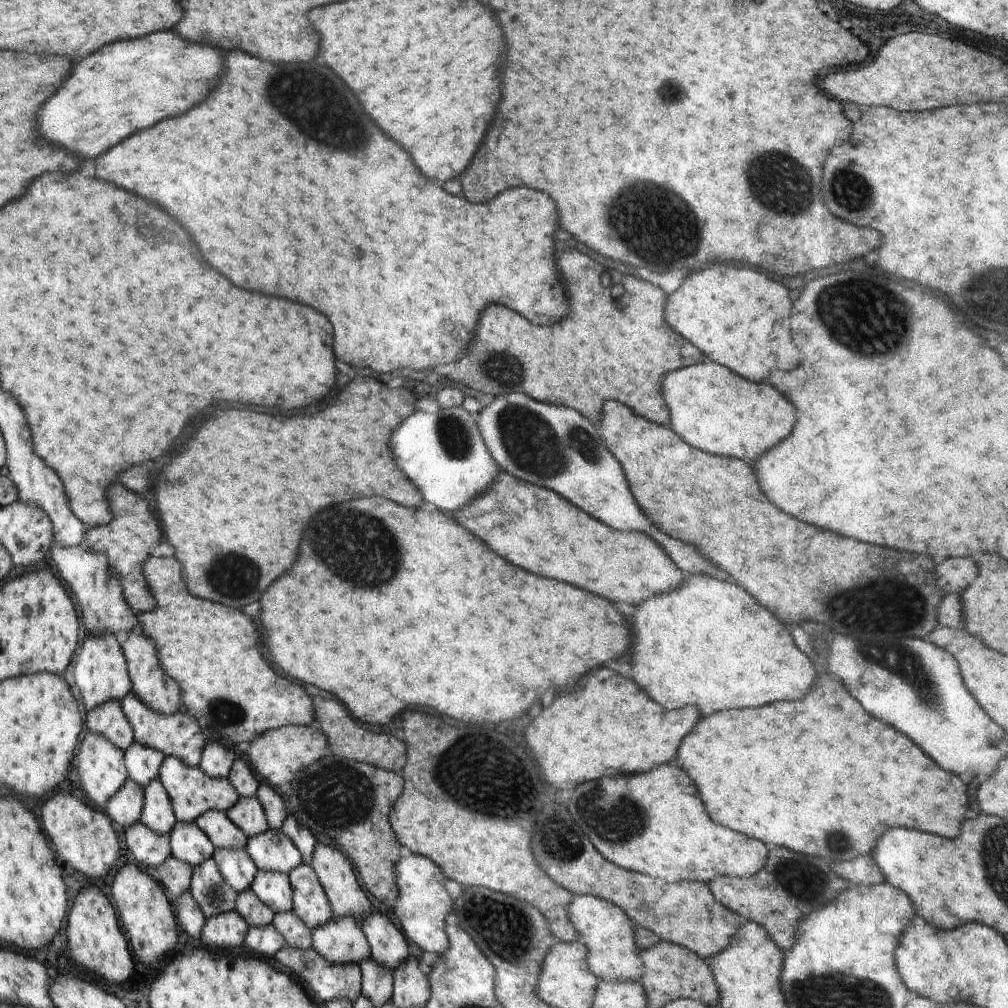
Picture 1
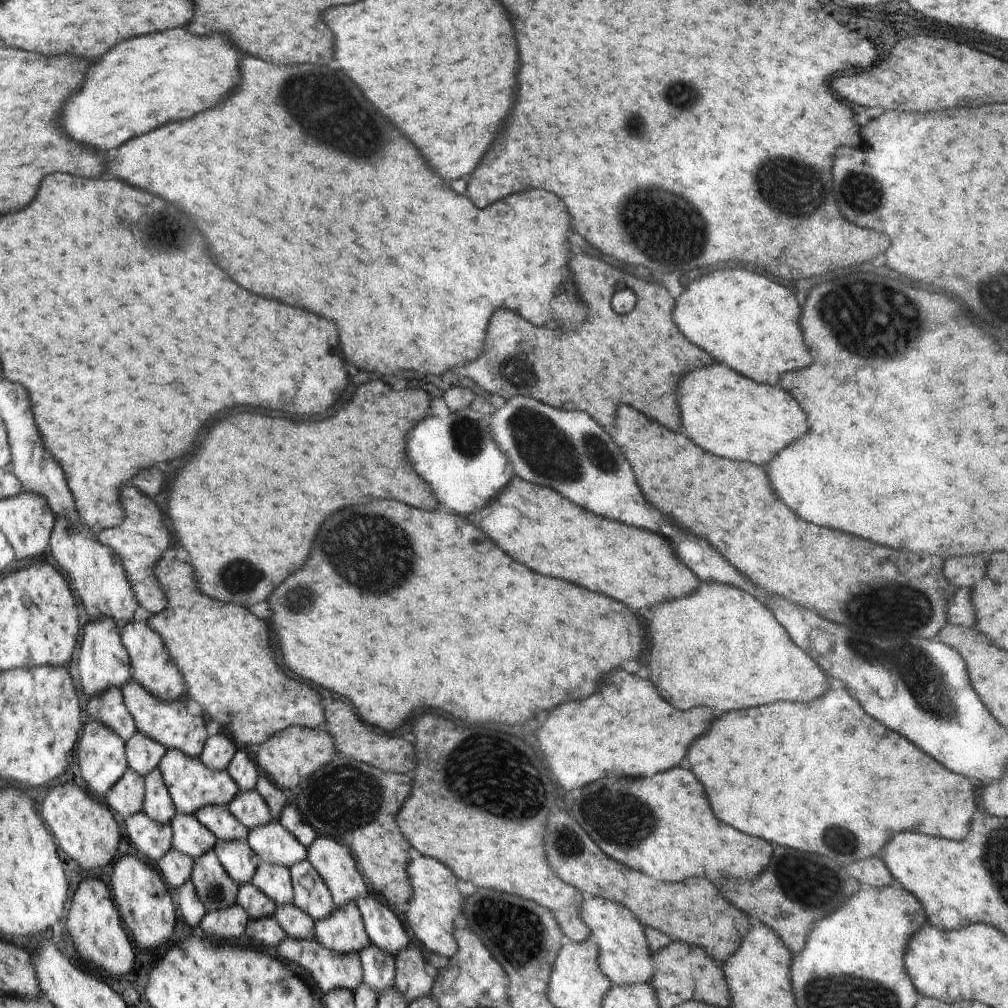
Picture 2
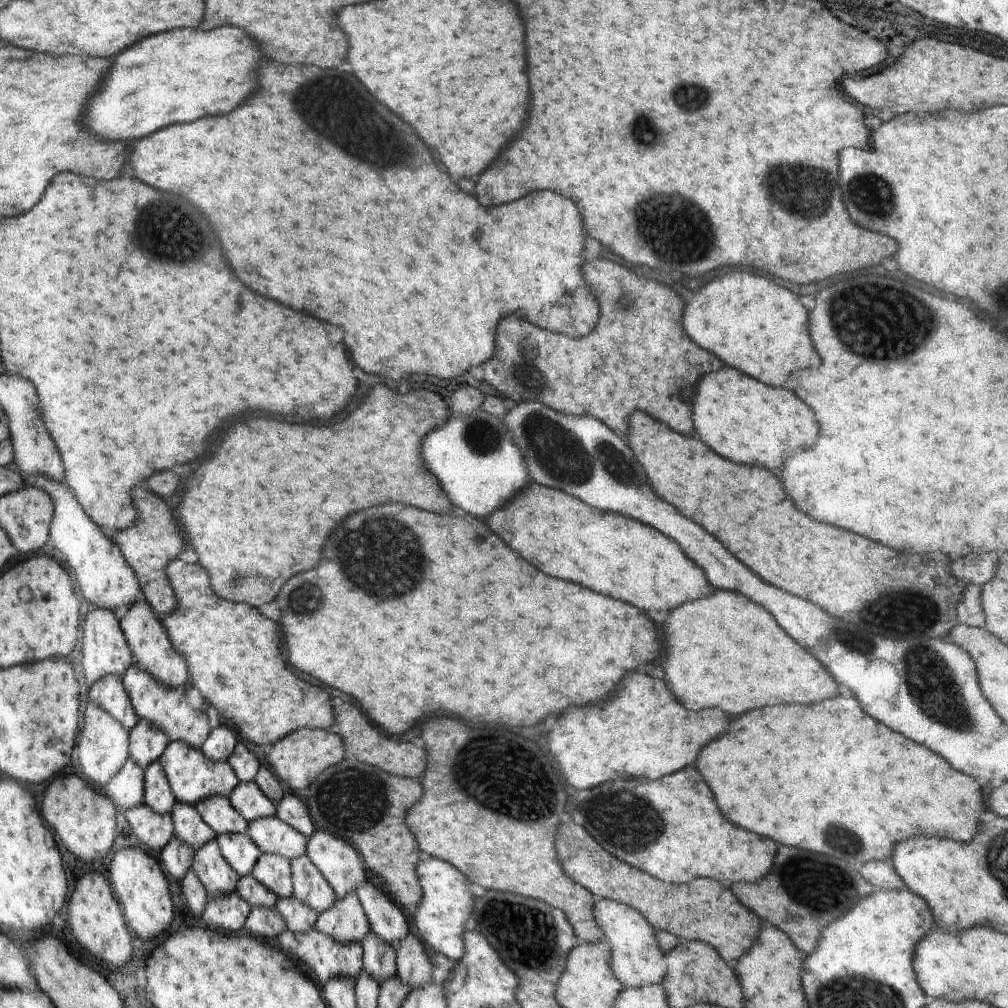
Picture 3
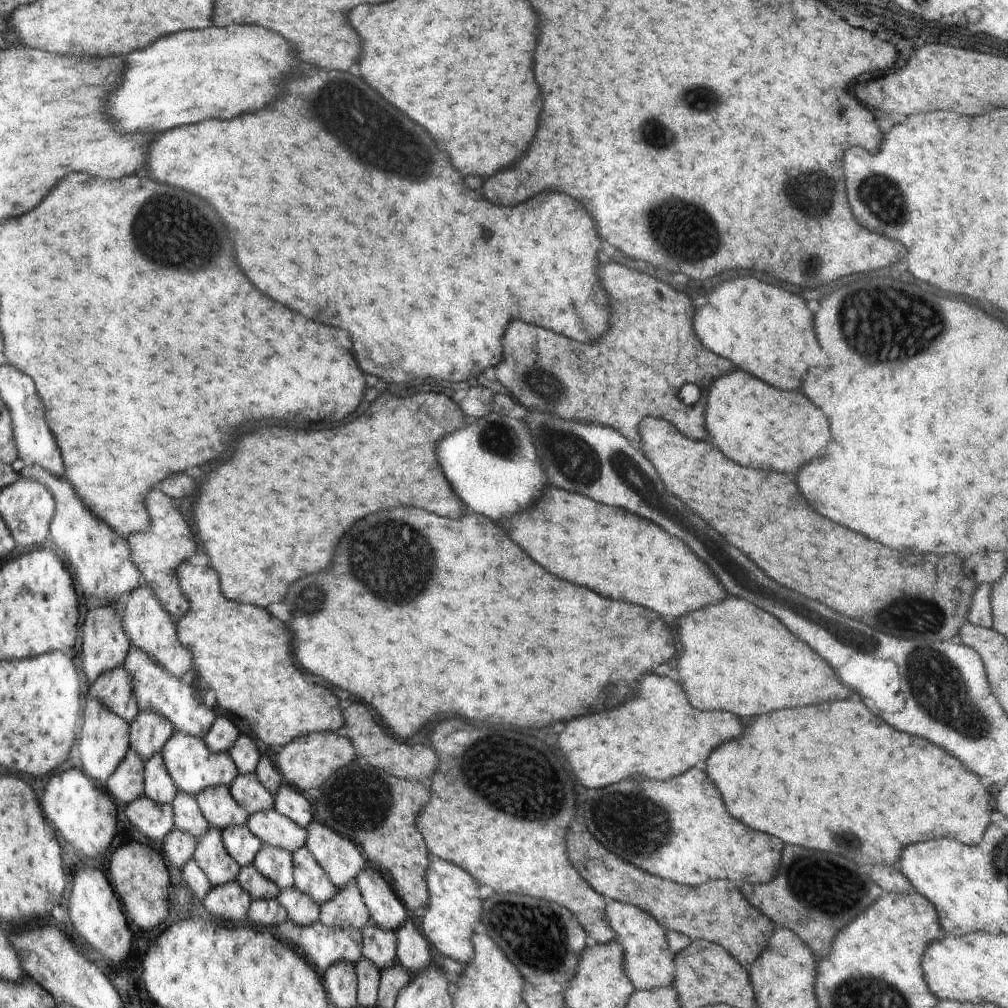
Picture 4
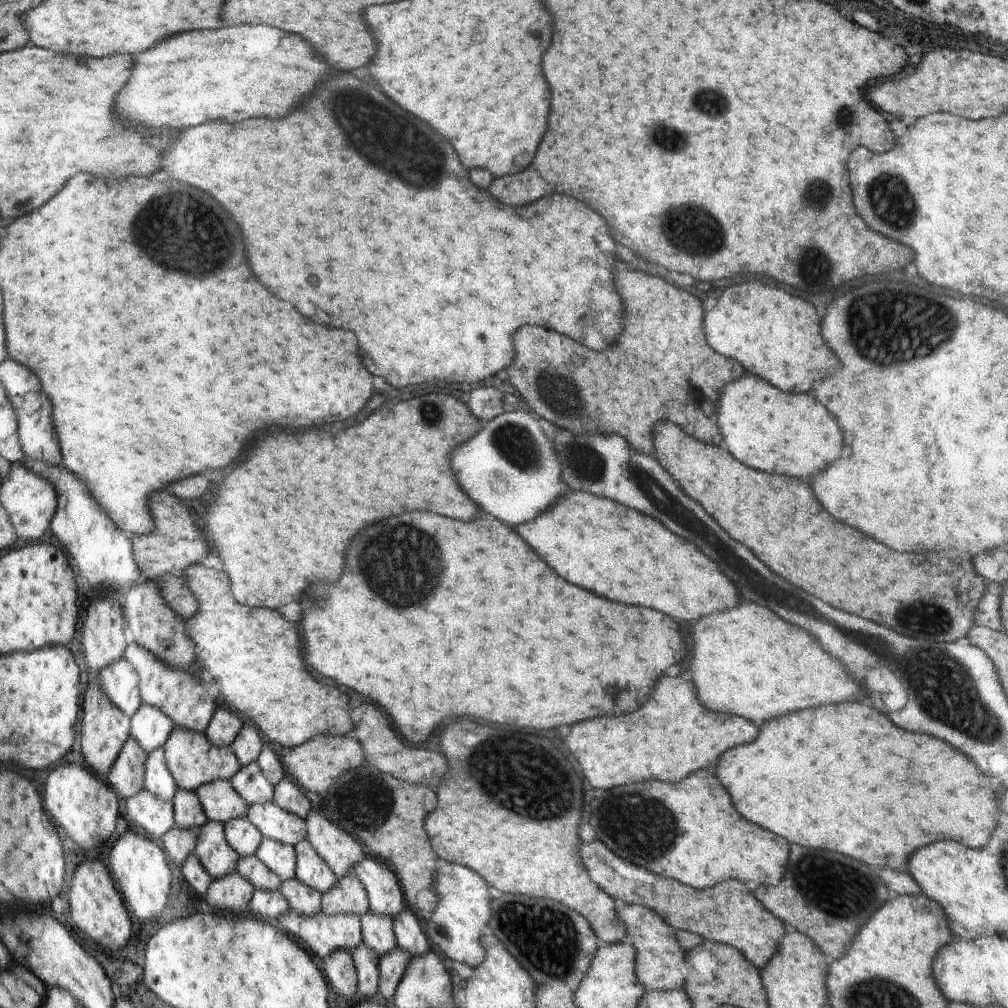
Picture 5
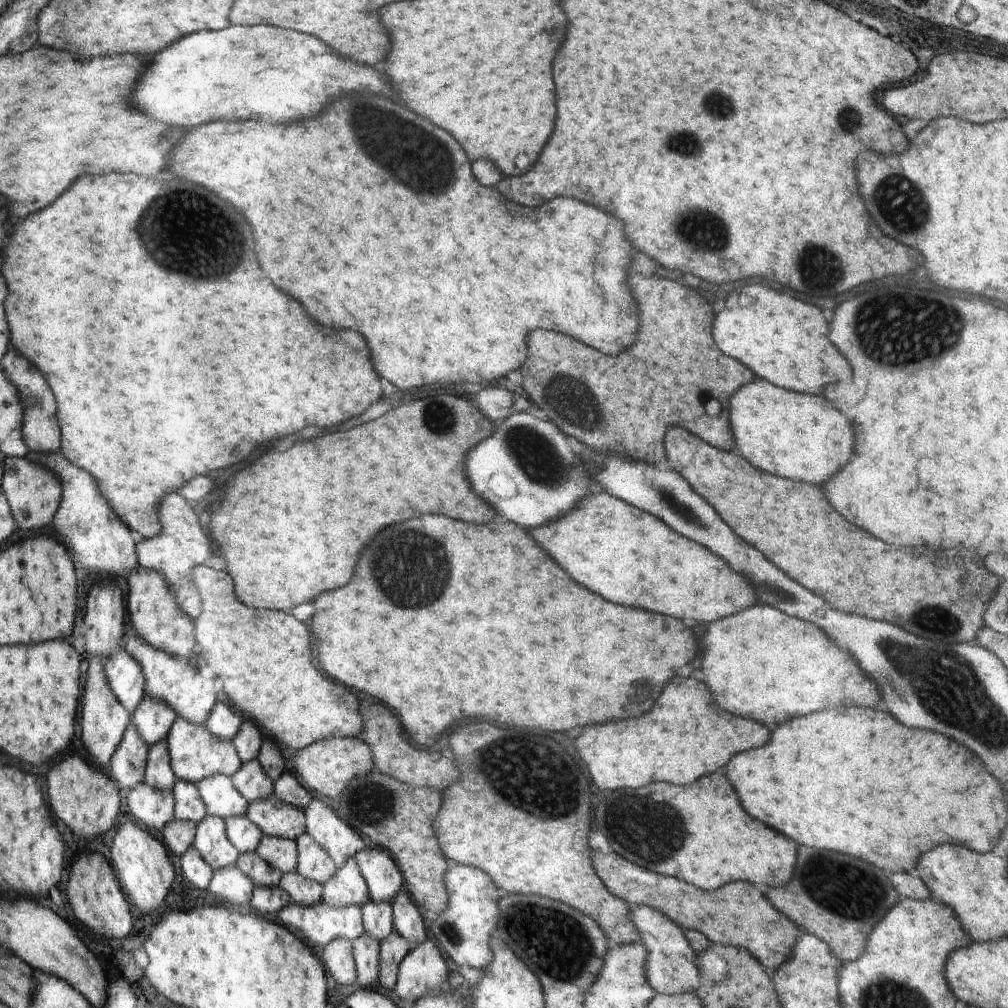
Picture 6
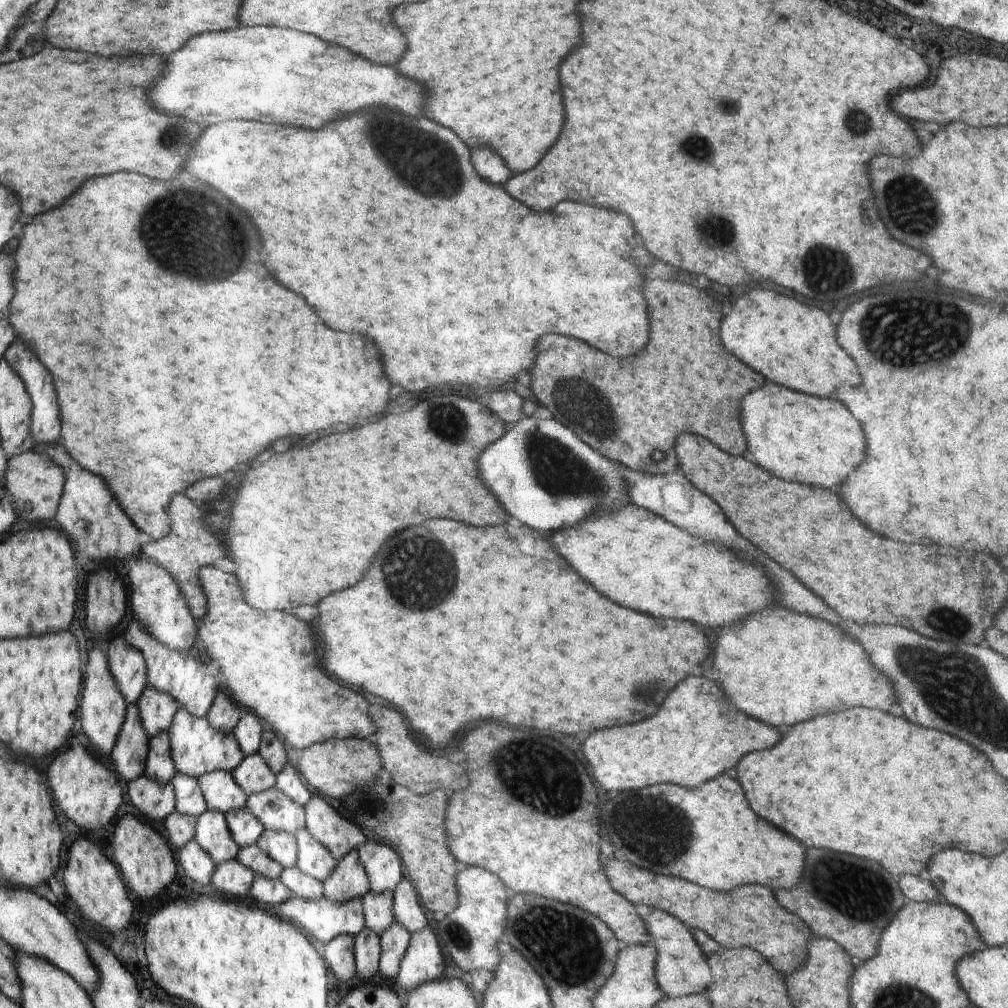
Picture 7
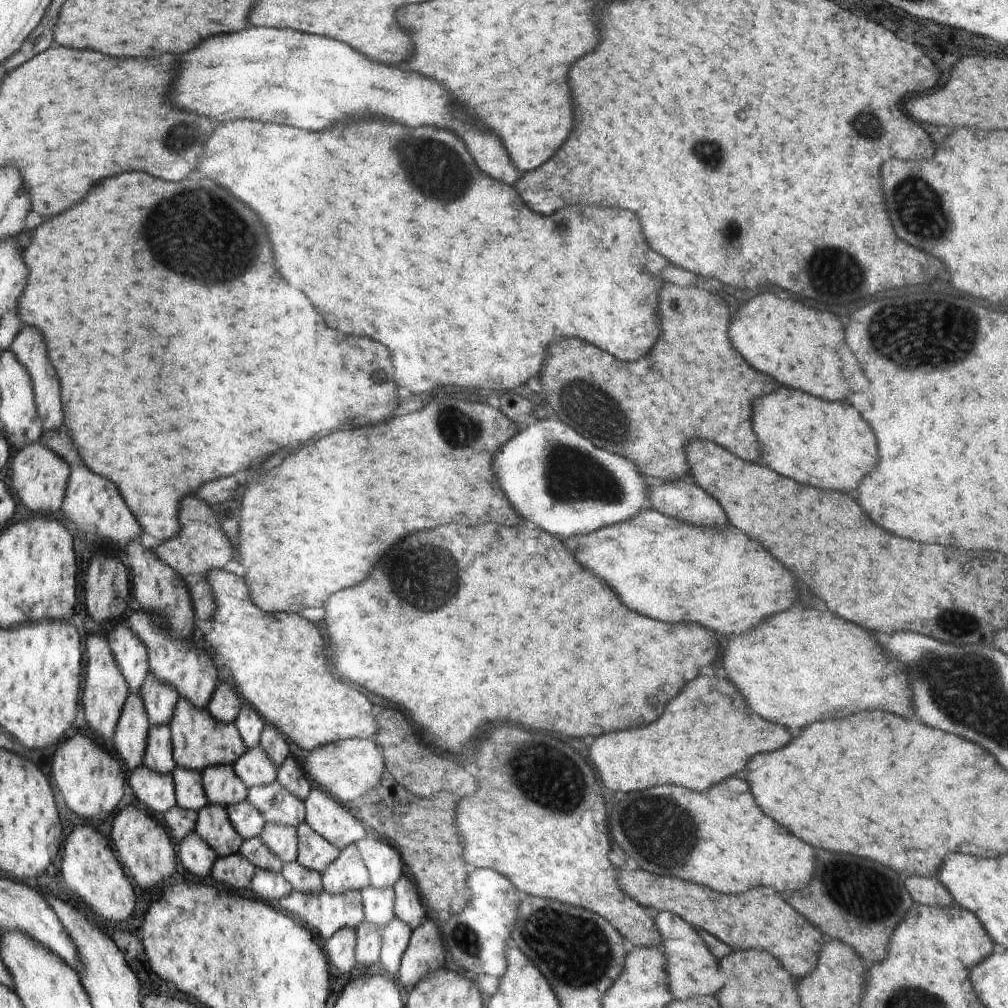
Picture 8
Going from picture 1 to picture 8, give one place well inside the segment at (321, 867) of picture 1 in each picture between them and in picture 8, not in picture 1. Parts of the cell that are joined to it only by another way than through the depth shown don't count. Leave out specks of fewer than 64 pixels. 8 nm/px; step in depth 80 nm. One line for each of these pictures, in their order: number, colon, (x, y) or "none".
2: (333, 861)
3: (341, 865)
4: (340, 858)
5: (339, 850)
6: (335, 836)
7: (340, 835)
8: (327, 817)

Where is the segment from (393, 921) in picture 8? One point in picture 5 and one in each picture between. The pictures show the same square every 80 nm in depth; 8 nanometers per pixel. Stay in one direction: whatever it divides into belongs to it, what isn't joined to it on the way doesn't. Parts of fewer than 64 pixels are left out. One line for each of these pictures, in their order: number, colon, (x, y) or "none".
5: (392, 965)
6: (393, 948)
7: (394, 941)

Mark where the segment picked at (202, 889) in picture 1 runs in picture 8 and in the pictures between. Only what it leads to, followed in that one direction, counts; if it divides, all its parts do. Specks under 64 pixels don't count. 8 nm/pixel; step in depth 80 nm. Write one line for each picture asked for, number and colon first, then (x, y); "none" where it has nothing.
2: (214, 887)
3: (218, 877)
4: (211, 854)
5: (219, 860)
6: (211, 841)
7: (212, 833)
8: (213, 824)

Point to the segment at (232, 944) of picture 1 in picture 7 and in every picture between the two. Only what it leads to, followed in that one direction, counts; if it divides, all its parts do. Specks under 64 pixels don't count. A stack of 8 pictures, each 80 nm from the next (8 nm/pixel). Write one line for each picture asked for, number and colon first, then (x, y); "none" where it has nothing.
2: (229, 925)
3: (227, 912)
4: (230, 901)
5: (232, 893)
6: (230, 884)
7: (231, 877)

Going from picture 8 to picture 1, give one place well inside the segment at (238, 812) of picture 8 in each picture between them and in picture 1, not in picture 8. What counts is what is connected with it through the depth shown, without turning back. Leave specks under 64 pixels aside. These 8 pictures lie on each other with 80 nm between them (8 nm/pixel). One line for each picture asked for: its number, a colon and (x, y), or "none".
1: (236, 867)
2: (240, 862)
3: (238, 849)
4: (241, 844)
5: (243, 838)
6: (243, 833)
7: (246, 829)

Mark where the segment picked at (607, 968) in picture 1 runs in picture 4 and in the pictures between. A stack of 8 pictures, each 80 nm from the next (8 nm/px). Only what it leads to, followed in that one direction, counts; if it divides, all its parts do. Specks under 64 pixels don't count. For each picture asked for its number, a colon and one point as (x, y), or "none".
2: (624, 956)
3: (636, 959)
4: (648, 963)

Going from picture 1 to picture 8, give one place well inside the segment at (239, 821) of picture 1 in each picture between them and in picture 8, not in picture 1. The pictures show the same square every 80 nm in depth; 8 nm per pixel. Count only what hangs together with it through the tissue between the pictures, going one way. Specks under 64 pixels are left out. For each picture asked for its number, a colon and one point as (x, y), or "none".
2: (249, 807)
3: (248, 799)
4: (247, 789)
5: (250, 783)
6: (251, 780)
7: (253, 775)
8: (254, 767)

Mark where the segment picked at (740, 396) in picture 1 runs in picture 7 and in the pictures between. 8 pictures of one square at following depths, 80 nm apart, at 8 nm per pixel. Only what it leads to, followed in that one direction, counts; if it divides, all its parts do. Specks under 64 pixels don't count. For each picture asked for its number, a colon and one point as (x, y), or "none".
2: (760, 421)
3: (763, 425)
4: (756, 425)
5: (767, 429)
6: (801, 437)
7: (813, 440)

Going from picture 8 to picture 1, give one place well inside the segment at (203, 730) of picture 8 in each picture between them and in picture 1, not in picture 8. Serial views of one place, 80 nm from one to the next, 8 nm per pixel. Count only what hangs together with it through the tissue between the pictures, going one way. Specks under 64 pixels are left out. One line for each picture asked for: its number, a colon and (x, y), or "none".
1: (191, 792)
2: (191, 784)
3: (193, 776)
4: (192, 766)
5: (192, 760)
6: (195, 754)
7: (196, 747)

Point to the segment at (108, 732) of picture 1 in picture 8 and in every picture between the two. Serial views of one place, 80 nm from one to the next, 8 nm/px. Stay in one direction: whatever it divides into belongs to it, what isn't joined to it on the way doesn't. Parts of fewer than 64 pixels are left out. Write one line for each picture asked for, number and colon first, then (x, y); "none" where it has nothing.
2: (109, 707)
3: (110, 694)
4: (114, 688)
5: (119, 682)
6: (124, 673)
7: (128, 665)
8: (131, 654)

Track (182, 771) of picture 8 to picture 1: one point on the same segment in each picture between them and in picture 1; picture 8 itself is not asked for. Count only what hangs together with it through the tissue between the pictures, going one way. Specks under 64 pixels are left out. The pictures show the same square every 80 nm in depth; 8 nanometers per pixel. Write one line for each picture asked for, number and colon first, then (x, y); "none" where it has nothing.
1: (189, 843)
2: (190, 836)
3: (188, 825)
4: (188, 817)
5: (188, 811)
6: (188, 804)
7: (190, 801)

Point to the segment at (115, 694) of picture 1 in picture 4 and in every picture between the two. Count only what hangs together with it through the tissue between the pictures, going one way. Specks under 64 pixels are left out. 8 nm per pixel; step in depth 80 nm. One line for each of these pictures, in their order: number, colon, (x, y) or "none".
2: (103, 662)
3: (103, 650)
4: (105, 647)

